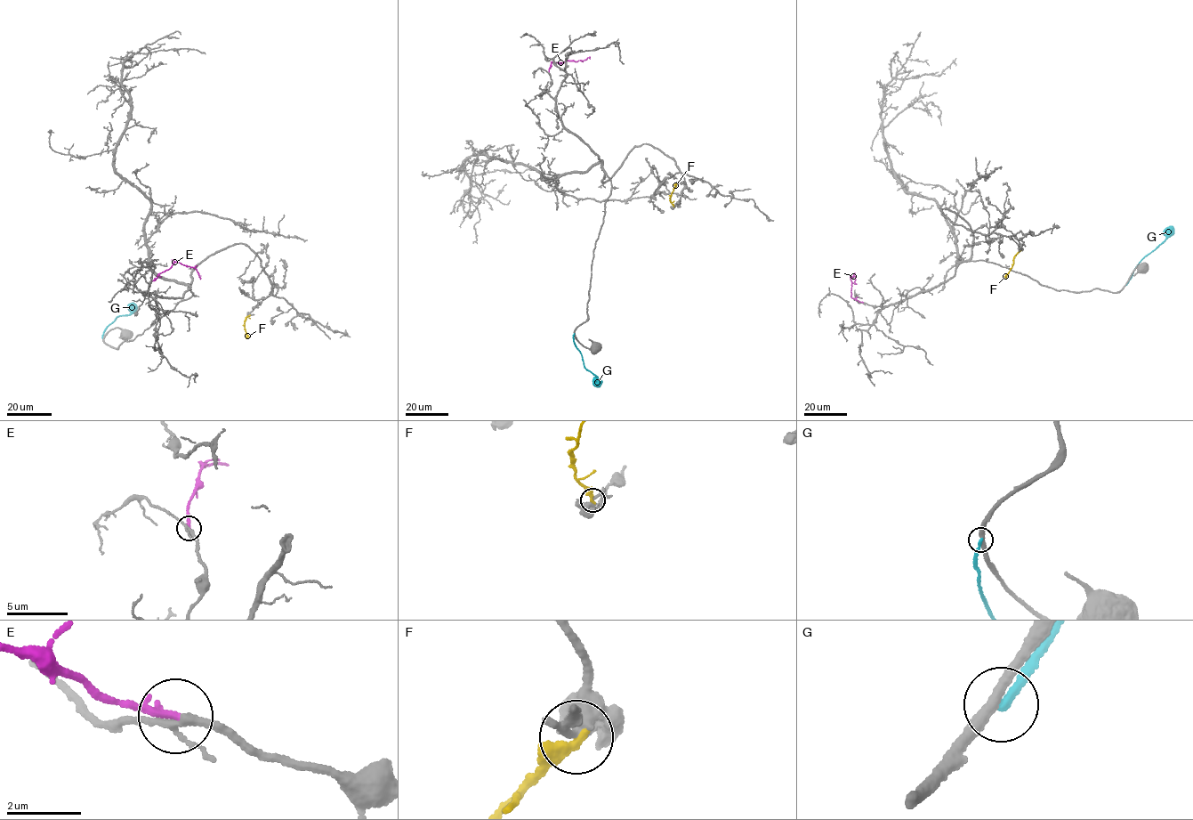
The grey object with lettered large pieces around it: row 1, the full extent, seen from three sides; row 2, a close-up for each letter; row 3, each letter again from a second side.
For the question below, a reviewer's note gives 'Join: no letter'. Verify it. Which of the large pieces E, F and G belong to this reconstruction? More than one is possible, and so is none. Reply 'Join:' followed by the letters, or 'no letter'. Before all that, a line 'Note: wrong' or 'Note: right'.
Note: wrong
Join: E

